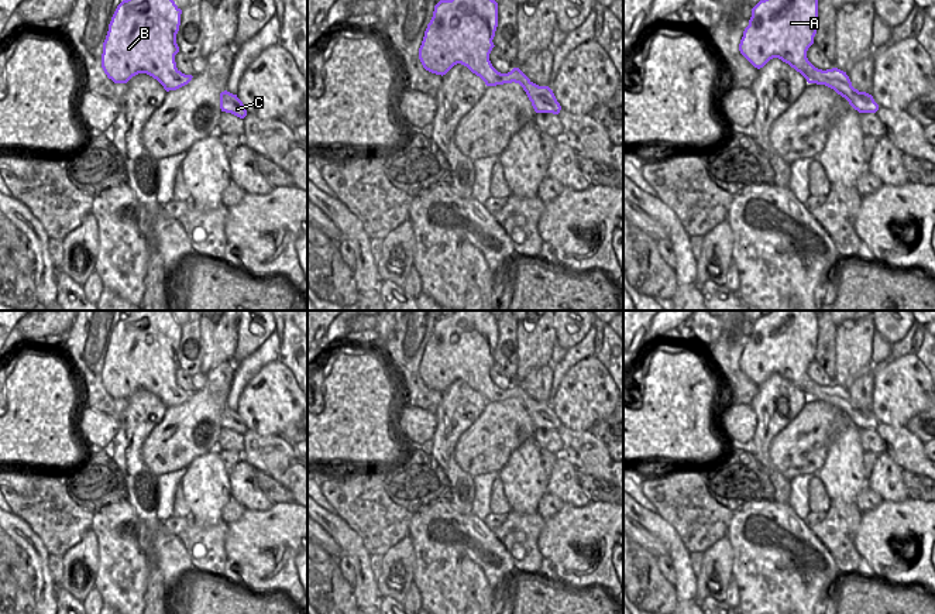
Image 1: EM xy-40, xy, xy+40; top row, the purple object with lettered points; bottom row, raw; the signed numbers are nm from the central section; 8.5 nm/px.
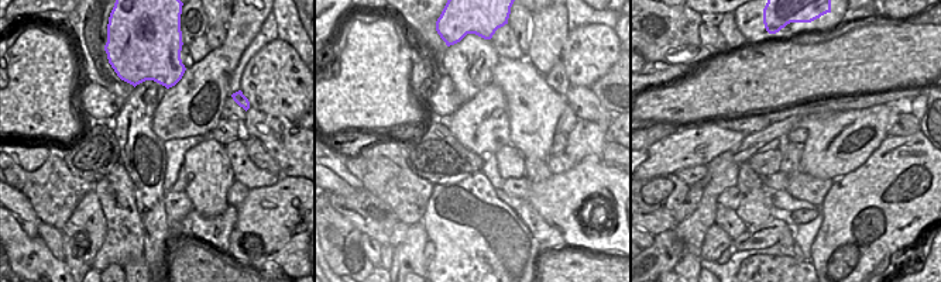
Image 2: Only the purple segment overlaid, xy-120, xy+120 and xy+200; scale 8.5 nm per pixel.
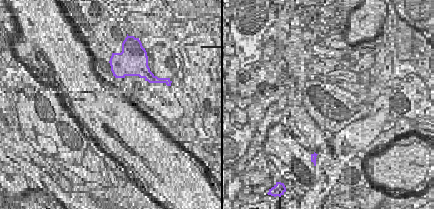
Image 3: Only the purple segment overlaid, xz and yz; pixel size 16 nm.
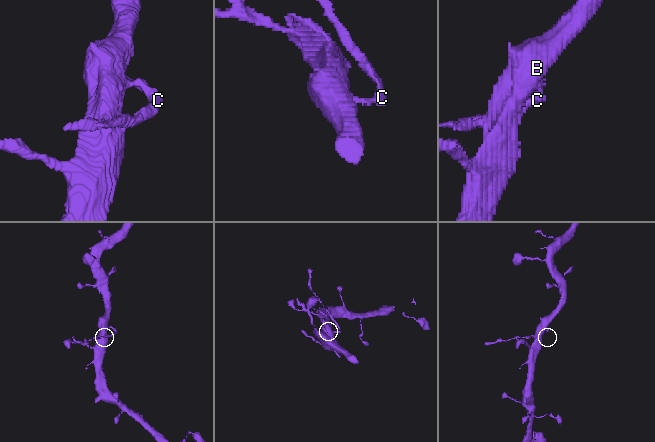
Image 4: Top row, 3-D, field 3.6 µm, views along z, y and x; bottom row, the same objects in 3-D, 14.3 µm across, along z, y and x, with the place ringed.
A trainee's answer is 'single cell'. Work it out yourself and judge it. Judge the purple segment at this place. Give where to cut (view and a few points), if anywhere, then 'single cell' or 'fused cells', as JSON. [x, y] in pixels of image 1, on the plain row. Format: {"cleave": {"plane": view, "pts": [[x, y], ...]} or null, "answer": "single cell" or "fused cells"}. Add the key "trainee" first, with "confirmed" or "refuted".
{"trainee": "refuted", "cleave": {"plane": "xy+40", "pts": [[848, 394], [845, 397], [832, 395], [827, 401]]}, "answer": "fused cells"}

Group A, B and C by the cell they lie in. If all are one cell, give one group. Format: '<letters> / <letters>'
A B / C

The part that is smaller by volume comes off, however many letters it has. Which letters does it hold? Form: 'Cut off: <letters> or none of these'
Cut off: C

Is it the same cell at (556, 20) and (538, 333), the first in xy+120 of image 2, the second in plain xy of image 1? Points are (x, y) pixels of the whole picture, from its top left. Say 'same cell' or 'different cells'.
same cell

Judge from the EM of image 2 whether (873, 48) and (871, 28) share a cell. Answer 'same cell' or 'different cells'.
same cell

